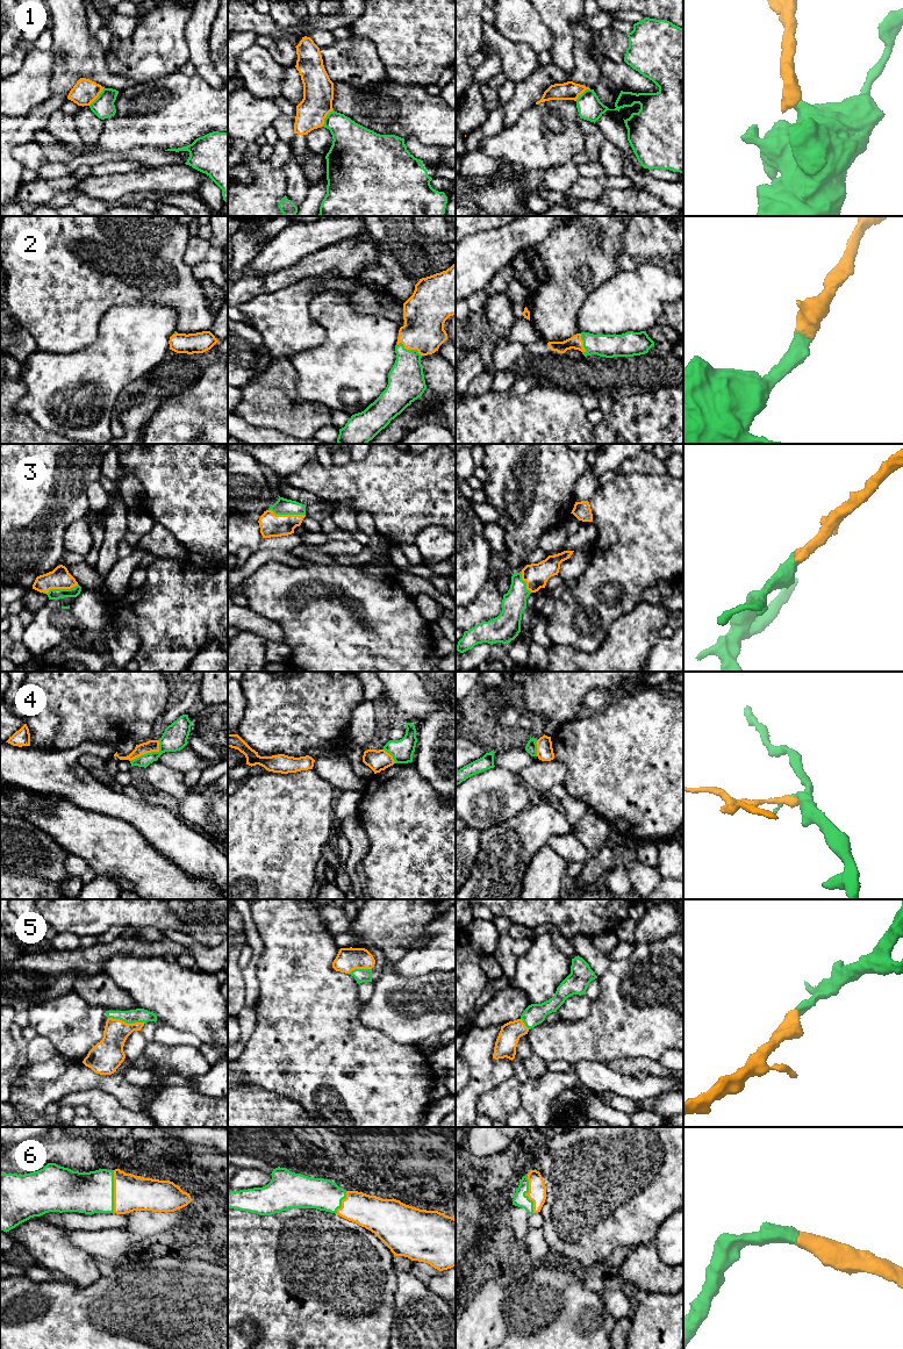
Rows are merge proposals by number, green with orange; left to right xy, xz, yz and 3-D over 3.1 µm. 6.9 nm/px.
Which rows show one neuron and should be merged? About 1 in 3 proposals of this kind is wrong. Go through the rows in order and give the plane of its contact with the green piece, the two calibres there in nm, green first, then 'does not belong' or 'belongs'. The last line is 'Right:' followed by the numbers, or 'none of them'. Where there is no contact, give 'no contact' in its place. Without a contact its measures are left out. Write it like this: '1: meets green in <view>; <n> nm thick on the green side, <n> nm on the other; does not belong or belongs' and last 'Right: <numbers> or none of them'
1: meets green in xy; 150 nm thick on the green side, 170 nm on the other; does not belong
2: meets green in xz; 260 nm thick on the green side, 280 nm on the other; belongs
3: meets green in xz; 110 nm thick on the green side, 160 nm on the other; belongs
4: meets green in xy; 170 nm thick on the green side, 80 nm on the other; does not belong
5: meets green in xy; 100 nm thick on the green side, 200 nm on the other; belongs
6: meets green in yz; 100 nm thick on the green side, 130 nm on the other; belongs
Right: 2, 3, 5, 6

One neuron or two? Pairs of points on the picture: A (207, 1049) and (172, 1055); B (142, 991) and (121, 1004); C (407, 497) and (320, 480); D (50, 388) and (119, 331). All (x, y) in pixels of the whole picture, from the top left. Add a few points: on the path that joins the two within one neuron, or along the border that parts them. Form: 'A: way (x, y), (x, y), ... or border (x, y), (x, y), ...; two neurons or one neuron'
A: border (199, 1048), (200, 1053), (210, 1063); two neurons
B: border (112, 980), (141, 1007); two neurons
C: way (385, 486), (342, 486); one neuron
D: way (67, 382), (101, 349); one neuron

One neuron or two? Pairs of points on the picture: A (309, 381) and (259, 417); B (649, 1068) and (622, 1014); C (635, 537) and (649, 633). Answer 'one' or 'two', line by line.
A: two
B: two
C: two

